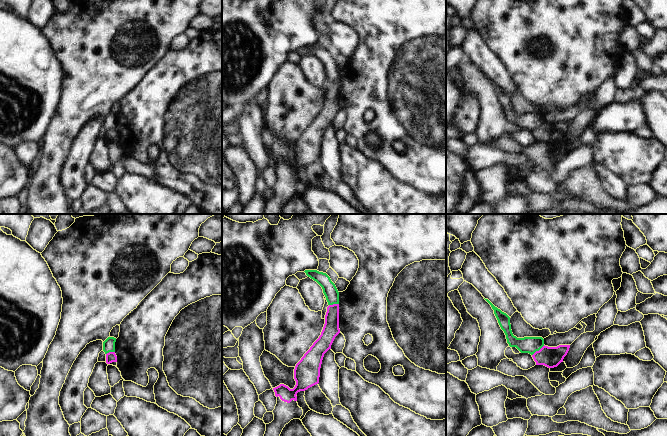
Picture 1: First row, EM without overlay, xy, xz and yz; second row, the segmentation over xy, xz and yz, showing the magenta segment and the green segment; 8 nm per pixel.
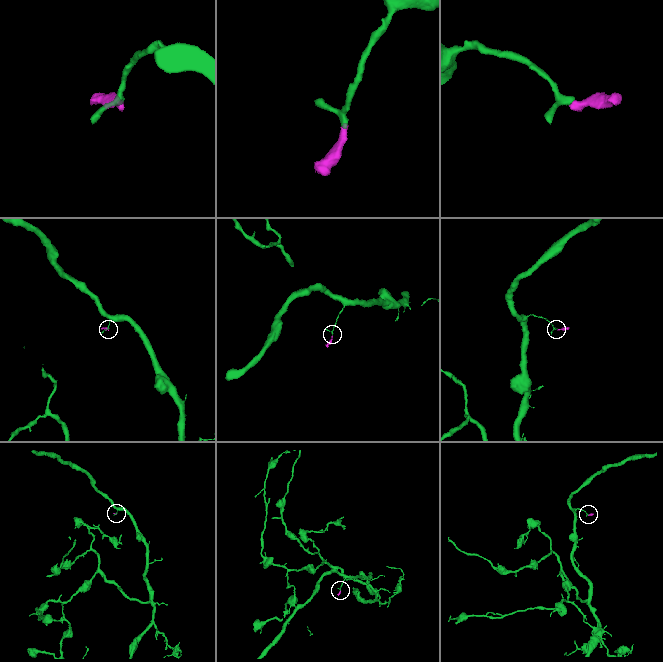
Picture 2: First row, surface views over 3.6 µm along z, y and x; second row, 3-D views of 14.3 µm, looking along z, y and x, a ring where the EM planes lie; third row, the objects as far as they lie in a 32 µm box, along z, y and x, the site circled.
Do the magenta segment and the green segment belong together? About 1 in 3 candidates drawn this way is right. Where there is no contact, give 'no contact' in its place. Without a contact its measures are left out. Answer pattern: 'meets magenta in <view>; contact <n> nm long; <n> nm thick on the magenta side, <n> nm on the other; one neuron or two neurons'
meets magenta in yz; contact 130 nm long; 170 nm thick on the magenta side, 130 nm on the other; two neurons

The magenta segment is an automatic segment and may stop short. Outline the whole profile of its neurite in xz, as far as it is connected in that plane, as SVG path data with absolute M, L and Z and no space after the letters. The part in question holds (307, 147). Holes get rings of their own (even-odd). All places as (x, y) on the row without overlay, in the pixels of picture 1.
M339 80L329 81L321 111L295 142L295 163L290 165L288 162L280 160L273 164L277 173L277 180L273 186L274 196L266 200L263 214L279 214L286 200L293 195L301 194L303 186L298 182L296 171L319 159L324 130L331 125L331 121L339 109Z

